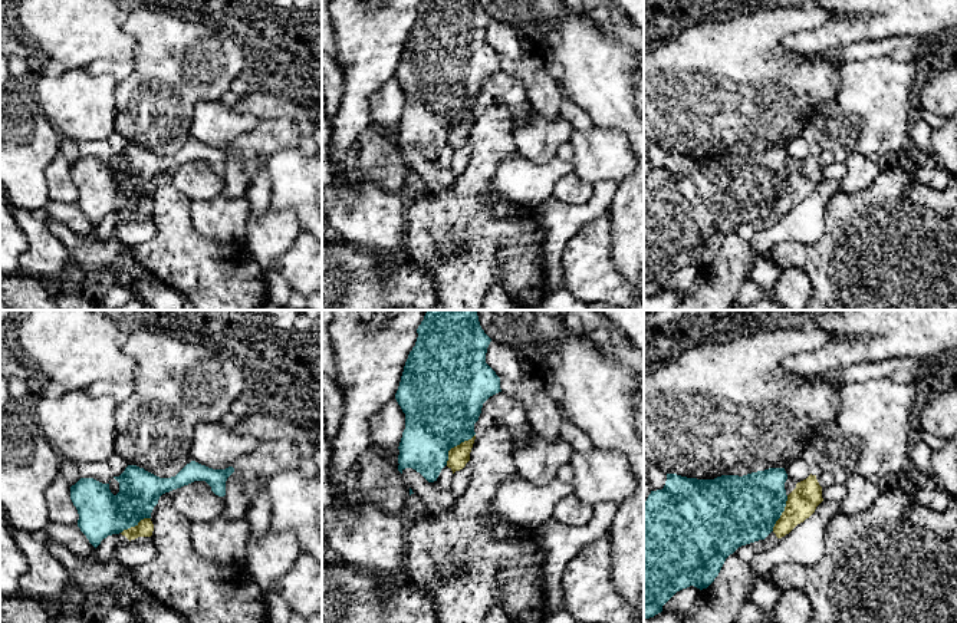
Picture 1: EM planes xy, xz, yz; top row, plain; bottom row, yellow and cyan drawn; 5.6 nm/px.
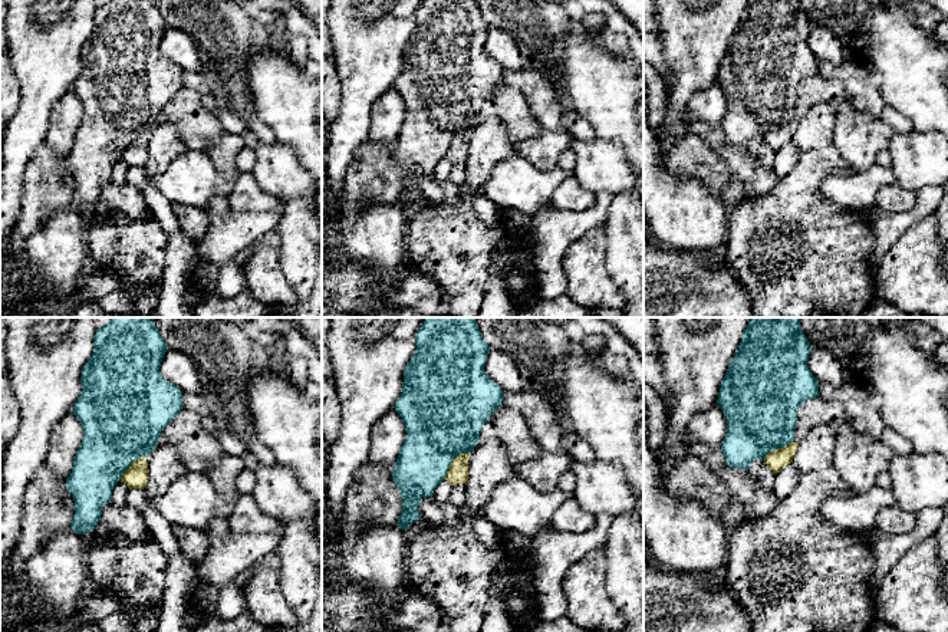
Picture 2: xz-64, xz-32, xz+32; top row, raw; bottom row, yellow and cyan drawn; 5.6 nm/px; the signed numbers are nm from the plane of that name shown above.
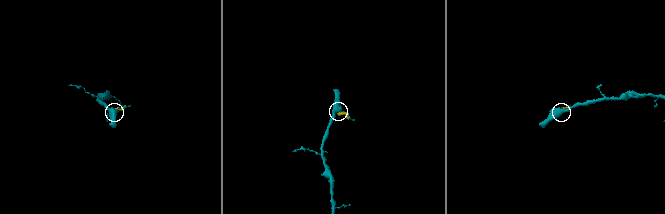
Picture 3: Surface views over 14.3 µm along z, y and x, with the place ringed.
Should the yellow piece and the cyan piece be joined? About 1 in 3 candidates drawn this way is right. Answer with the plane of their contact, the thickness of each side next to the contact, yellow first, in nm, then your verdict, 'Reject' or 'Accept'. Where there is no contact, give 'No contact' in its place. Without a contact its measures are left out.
Touches yellow in xz. Thickness 120 nm (yellow) against 420 nm. Reject

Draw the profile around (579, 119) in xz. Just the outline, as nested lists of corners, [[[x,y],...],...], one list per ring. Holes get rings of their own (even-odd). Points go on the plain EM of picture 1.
[[[566,98],[560,103],[559,112],[560,112],[560,116],[569,121],[575,129],[586,131],[593,126],[591,116],[583,109],[581,109],[576,103],[573,103]]]

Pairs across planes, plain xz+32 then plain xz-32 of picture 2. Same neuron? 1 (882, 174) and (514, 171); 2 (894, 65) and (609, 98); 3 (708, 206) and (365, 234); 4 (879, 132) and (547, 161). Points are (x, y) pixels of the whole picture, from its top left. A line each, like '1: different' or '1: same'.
1: same
2: same
3: same
4: same

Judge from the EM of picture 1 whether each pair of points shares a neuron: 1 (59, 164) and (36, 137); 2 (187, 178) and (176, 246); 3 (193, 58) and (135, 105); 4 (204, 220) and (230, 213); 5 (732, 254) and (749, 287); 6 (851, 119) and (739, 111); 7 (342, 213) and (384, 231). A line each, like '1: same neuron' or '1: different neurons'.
1: different neurons
2: different neurons
3: same neuron
4: same neuron
5: different neurons
6: different neurons
7: same neuron

